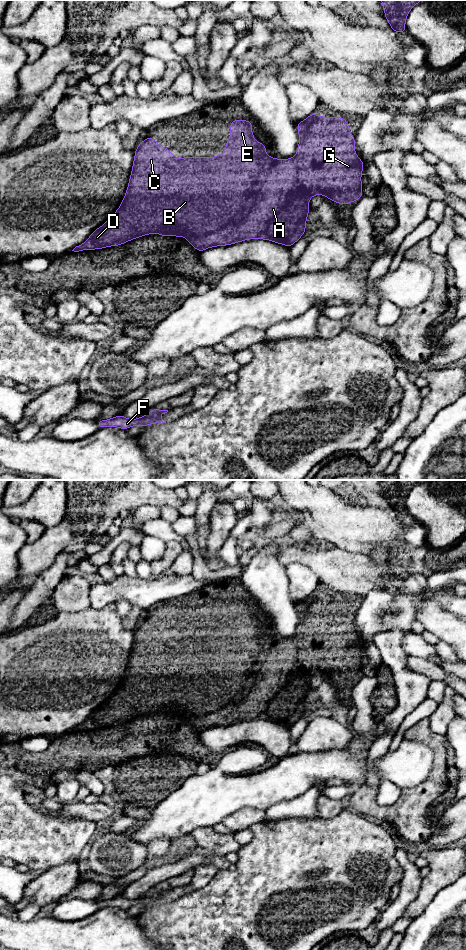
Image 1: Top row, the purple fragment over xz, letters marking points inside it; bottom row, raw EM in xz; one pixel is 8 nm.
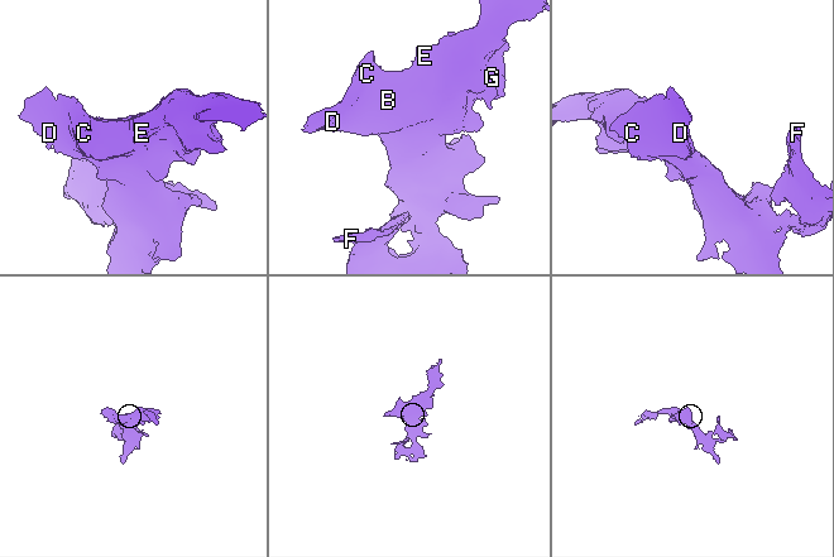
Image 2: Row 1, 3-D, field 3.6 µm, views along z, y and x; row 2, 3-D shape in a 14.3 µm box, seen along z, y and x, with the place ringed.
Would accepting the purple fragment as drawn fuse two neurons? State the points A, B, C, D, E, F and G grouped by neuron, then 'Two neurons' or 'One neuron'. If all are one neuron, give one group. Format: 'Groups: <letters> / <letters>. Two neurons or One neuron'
Groups: A B C D E F G. One neuron

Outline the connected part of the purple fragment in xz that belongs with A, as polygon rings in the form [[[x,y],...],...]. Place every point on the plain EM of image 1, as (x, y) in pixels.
[[[314,591],[305,600],[297,603],[297,611],[300,622],[297,626],[297,634],[290,639],[277,639],[266,634],[266,624],[257,622],[253,617],[252,612],[253,601],[249,600],[230,600],[230,618],[225,623],[226,632],[215,637],[183,637],[176,638],[169,629],[159,625],[152,615],[141,621],[135,629],[132,652],[129,658],[126,674],[116,692],[99,708],[94,710],[88,720],[76,726],[72,731],[83,732],[86,729],[96,730],[104,729],[111,726],[120,726],[128,721],[146,716],[149,714],[158,713],[162,717],[177,716],[185,717],[188,724],[192,725],[197,731],[202,732],[211,727],[228,726],[250,719],[262,719],[273,721],[277,724],[282,724],[290,728],[296,723],[305,713],[306,700],[309,695],[309,680],[315,675],[325,675],[327,679],[334,681],[340,685],[348,685],[364,676],[362,672],[362,651],[365,647],[363,641],[355,633],[355,616],[350,614],[350,606],[343,597],[324,597],[317,596]]]

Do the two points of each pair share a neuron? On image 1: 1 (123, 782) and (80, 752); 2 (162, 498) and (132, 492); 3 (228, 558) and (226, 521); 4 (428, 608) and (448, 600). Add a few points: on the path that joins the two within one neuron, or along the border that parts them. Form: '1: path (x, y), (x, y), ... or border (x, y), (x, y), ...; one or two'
1: border (136, 757), (124, 760), (114, 766); two
2: path (155, 496), (139, 492); one
3: border (224, 543), (218, 552), (218, 556), (229, 565); two
4: border (426, 583), (423, 595), (432, 597), (455, 616); two

